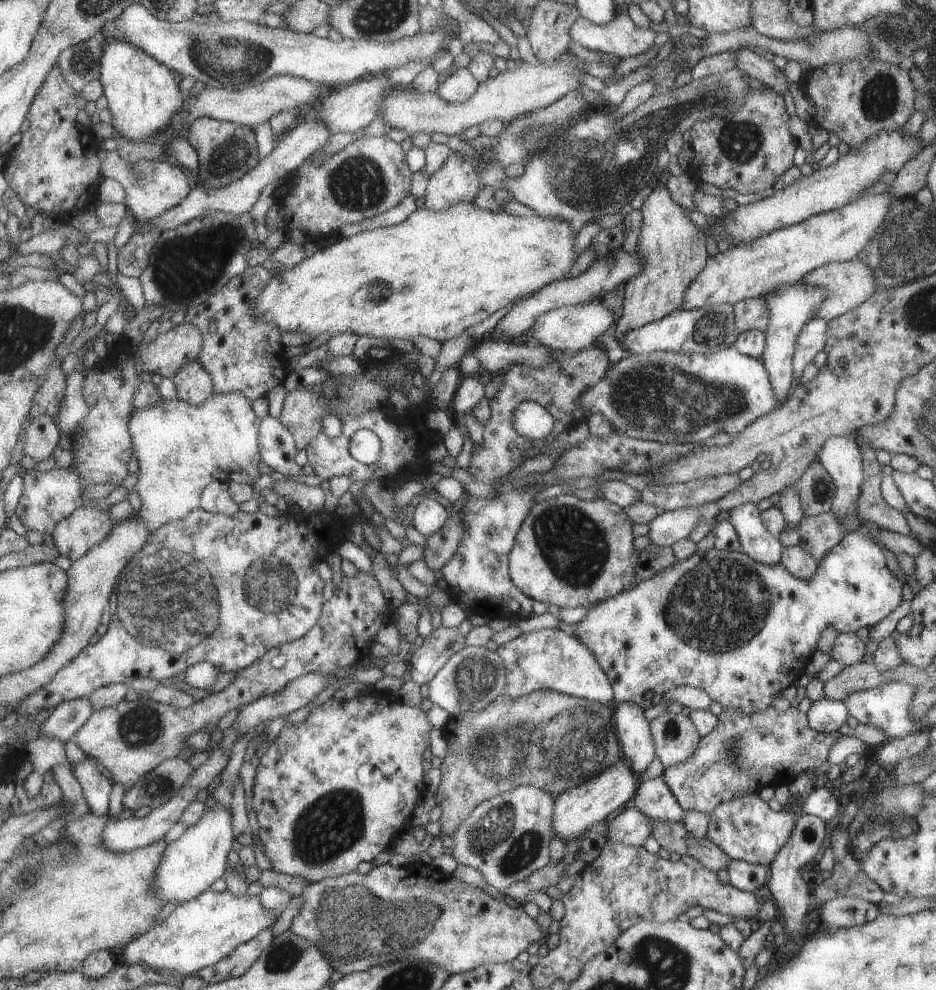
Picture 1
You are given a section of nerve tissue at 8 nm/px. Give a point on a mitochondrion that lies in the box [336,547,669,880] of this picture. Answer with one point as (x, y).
(585, 733)

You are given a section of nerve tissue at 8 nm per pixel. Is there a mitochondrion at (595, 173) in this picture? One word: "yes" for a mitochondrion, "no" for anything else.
yes

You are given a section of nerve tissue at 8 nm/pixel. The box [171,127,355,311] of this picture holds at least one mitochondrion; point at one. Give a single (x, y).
(234, 152)

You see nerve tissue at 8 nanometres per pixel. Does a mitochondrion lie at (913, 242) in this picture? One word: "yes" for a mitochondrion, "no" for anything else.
yes

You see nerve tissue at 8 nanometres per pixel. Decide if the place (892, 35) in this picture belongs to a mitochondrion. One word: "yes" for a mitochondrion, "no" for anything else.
yes

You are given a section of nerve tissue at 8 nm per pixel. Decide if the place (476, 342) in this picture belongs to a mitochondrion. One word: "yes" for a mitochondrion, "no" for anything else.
no

